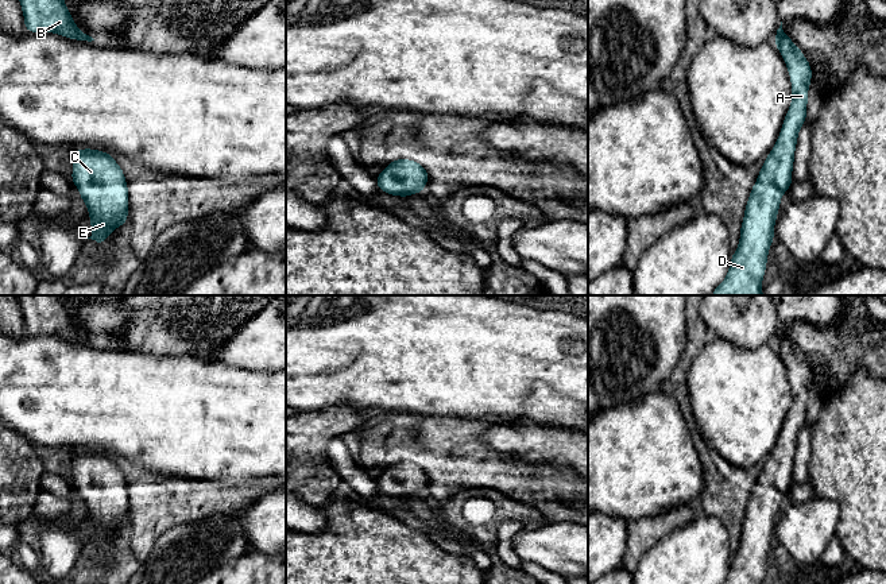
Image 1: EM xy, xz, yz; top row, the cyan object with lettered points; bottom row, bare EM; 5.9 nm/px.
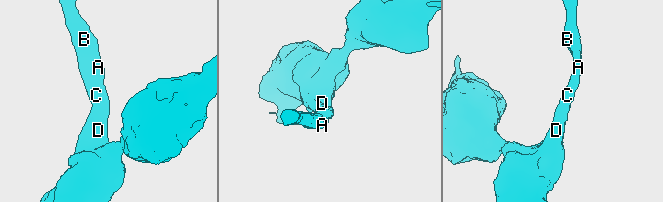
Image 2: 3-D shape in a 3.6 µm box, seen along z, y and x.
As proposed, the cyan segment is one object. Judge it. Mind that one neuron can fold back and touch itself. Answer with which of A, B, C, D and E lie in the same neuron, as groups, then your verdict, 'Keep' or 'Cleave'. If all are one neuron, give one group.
Groups: A B C D E. Keep

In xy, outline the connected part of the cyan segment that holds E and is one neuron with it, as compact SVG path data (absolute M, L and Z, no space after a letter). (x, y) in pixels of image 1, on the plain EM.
M101 452L73 453L71 484L88 508L92 541L104 546L113 531L128 522L128 487L115 459Z

